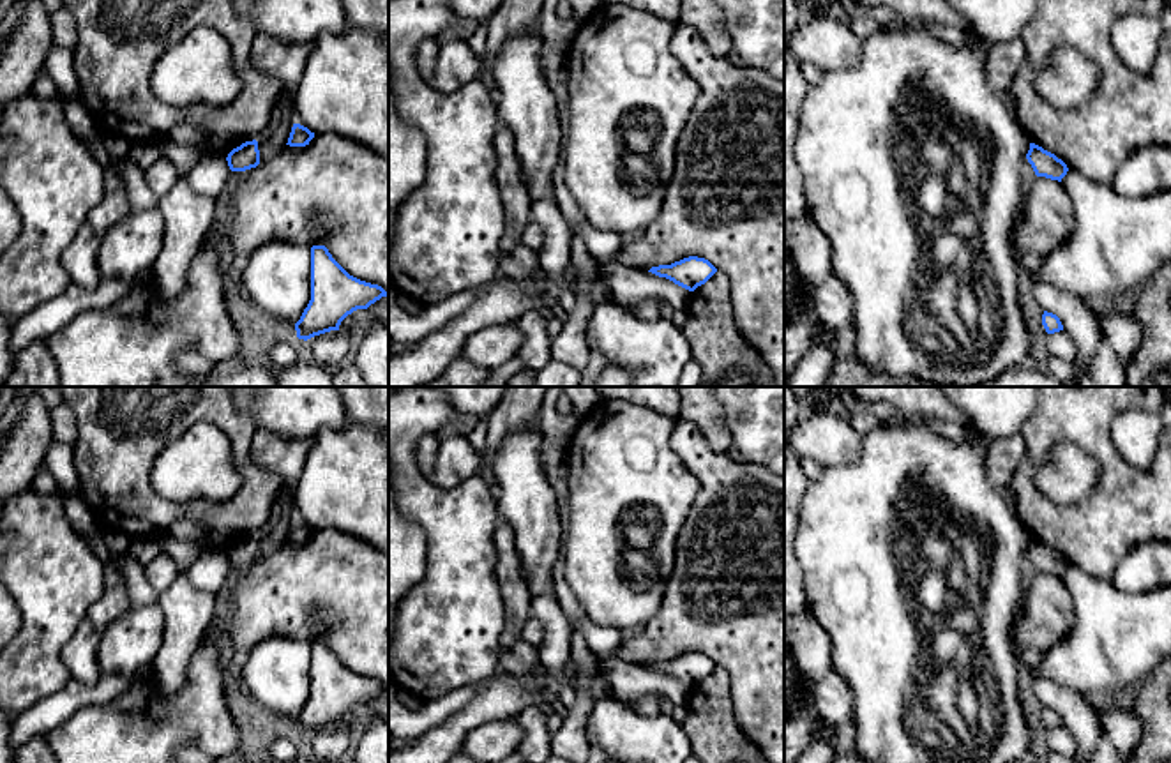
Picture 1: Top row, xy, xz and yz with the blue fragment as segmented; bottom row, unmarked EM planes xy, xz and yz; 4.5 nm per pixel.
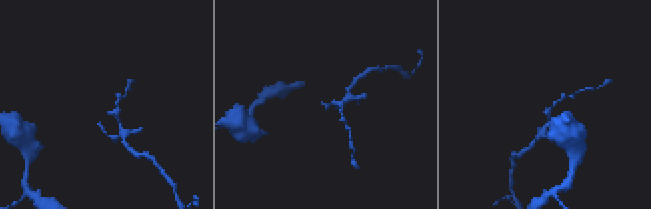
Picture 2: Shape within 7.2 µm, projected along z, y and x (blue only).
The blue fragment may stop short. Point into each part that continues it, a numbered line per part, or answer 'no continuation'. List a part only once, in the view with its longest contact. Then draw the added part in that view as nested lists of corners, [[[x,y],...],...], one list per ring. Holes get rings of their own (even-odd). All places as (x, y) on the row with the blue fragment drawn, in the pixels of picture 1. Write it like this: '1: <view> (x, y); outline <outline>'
no continuation

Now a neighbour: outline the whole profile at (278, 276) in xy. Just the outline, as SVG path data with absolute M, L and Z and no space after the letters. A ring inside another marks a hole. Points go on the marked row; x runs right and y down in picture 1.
M268 240L249 254L240 279L267 314L295 325L311 300L311 247Z

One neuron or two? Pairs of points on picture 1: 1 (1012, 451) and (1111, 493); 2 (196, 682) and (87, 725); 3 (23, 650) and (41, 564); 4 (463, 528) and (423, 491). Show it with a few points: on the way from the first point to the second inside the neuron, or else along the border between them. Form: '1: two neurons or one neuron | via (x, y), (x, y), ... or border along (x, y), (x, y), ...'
1: two neurons | border along (1021, 433), (1025, 456), (1007, 491)
2: one neuron | via (173, 710), (158, 726), (115, 726)
3: one neuron | via (41, 629), (41, 585)
4: one neuron | via (453, 520), (433, 502)

